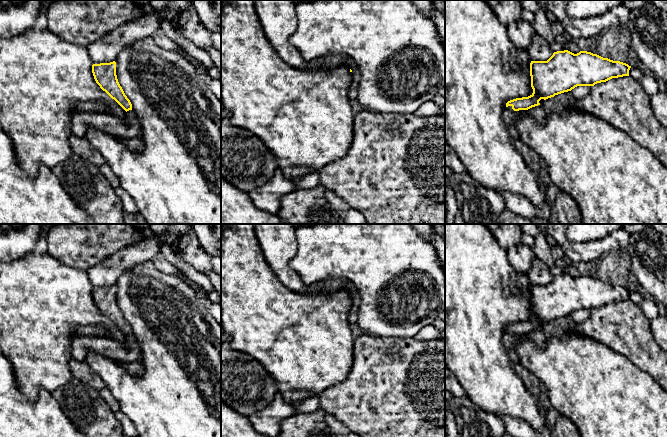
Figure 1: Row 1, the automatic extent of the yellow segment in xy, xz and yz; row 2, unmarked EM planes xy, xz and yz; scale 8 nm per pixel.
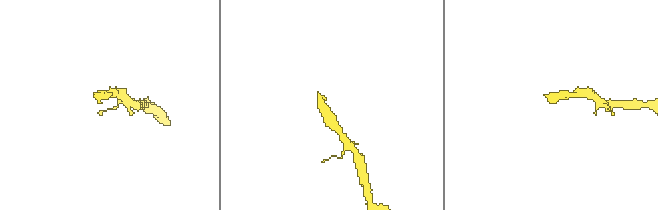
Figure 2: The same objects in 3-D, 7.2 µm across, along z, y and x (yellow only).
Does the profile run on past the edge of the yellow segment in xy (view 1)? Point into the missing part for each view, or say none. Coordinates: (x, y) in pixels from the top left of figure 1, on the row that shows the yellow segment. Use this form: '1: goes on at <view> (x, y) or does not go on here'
1: does not go on here

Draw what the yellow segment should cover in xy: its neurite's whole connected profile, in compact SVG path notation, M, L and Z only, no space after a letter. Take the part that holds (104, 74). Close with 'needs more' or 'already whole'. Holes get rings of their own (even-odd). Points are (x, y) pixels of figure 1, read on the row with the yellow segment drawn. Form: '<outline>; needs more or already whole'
M116 62L92 65L92 73L96 83L126 112L132 110L132 104L120 86L116 75Z; already whole

